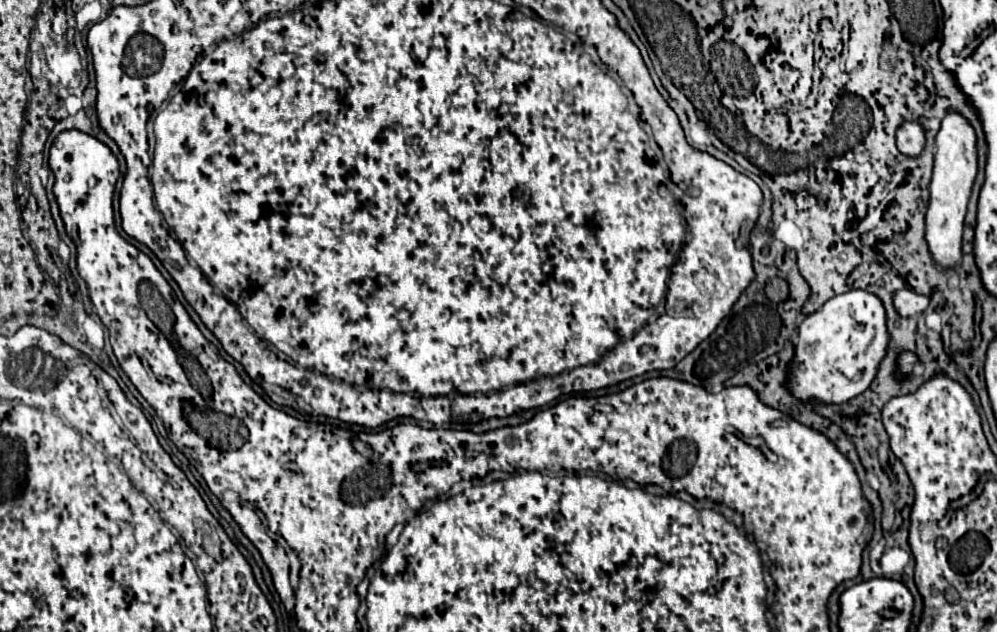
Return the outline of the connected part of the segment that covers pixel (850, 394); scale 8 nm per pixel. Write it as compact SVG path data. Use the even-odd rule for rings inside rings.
M866 290L834 296L820 310L808 314L796 332L798 342L790 364L788 388L800 400L818 398L826 404L844 404L862 394L872 384L890 344L884 304L876 294Z

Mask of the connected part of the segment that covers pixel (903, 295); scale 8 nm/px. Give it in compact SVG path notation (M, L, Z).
M900 290L894 294L894 306L896 306L898 314L904 318L924 312L928 308L928 304L930 304L930 296L920 296L912 290Z

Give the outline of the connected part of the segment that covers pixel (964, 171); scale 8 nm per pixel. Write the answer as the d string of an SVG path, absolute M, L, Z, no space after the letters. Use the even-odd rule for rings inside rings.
M948 110L936 134L934 174L930 182L930 204L928 204L928 214L926 214L928 248L932 252L932 258L944 268L958 264L962 258L964 214L966 214L966 206L968 206L968 198L972 192L976 172L978 172L976 132L962 114Z

